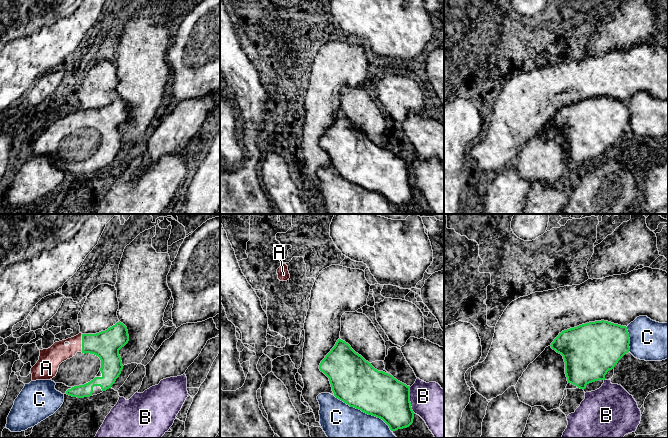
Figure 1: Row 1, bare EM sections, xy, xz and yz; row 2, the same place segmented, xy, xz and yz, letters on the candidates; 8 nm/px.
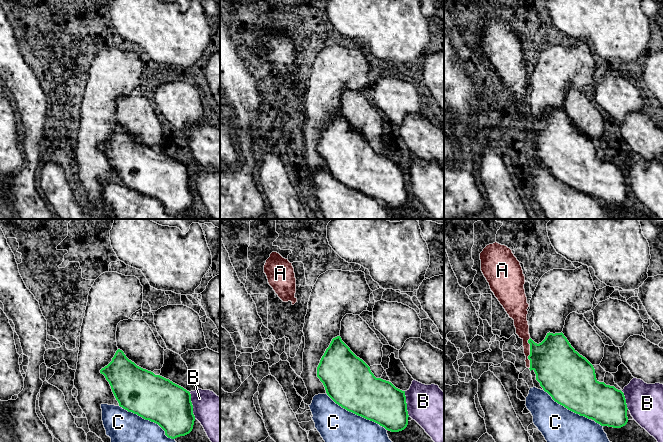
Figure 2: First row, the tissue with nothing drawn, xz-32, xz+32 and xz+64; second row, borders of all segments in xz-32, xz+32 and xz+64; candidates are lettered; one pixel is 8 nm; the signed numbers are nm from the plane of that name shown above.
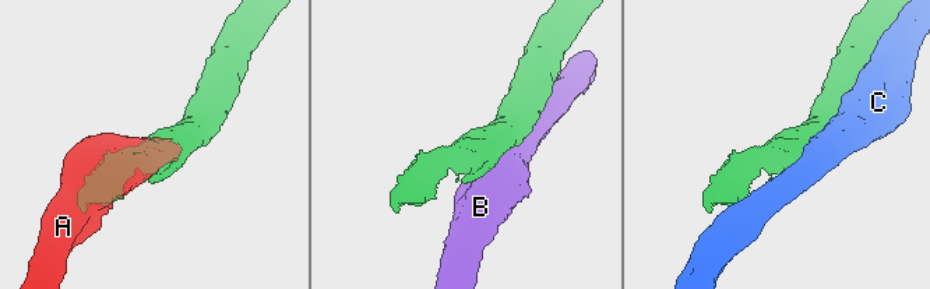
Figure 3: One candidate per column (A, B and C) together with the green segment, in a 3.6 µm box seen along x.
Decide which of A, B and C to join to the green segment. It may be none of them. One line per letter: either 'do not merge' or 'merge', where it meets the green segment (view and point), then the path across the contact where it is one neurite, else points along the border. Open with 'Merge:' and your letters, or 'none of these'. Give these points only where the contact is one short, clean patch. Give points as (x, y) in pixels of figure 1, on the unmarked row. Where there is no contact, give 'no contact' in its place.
Merge: A
A: merge; meets green in xy at (82, 119)
B: do not merge; meets green in xz at (409, 176)
C: do not merge; meets green in xz at (363, 187)

